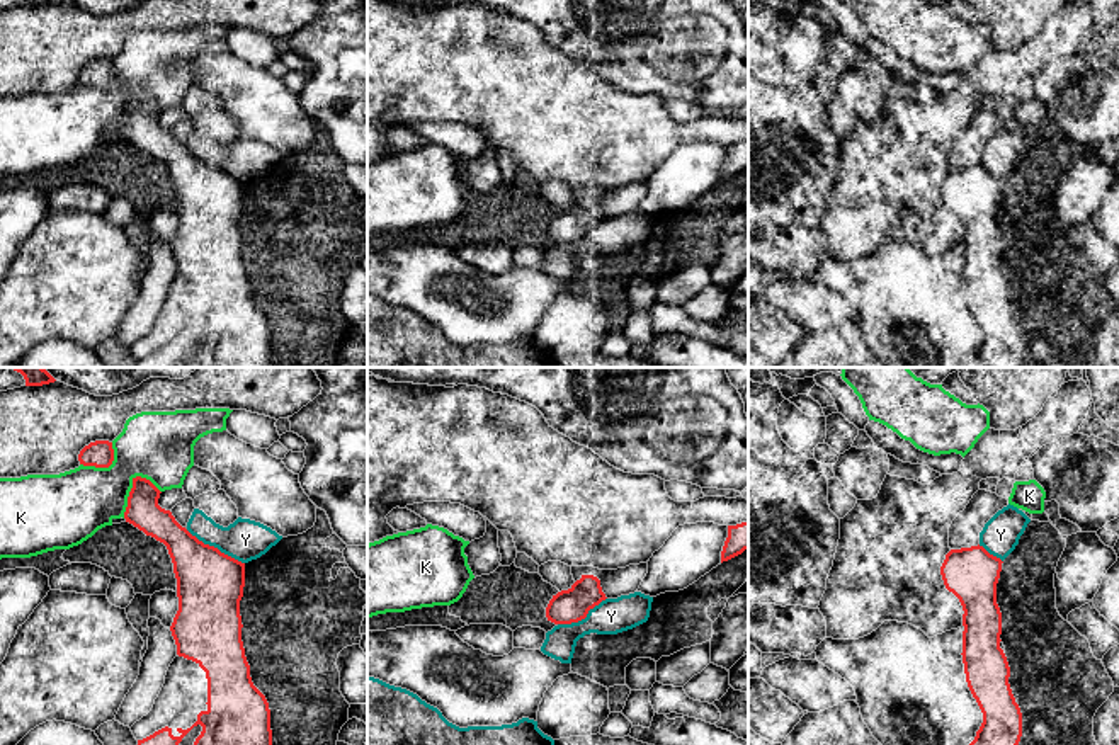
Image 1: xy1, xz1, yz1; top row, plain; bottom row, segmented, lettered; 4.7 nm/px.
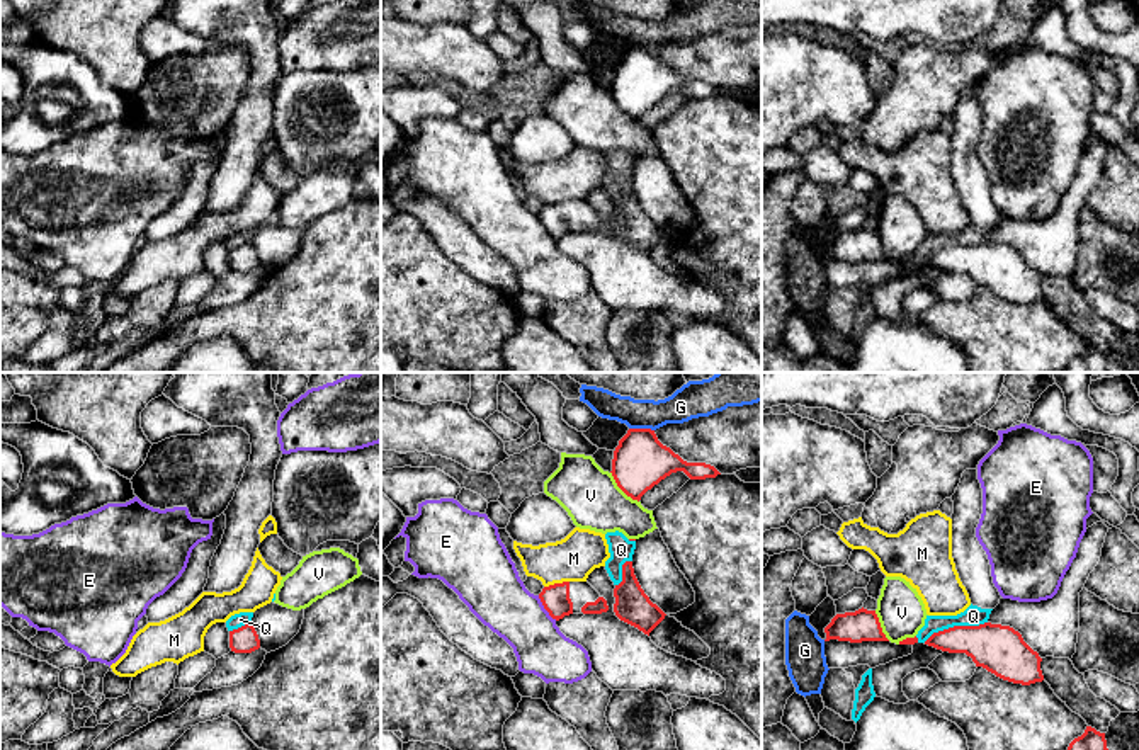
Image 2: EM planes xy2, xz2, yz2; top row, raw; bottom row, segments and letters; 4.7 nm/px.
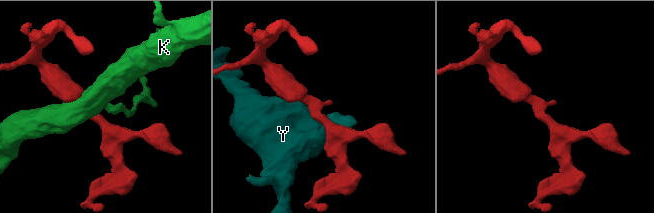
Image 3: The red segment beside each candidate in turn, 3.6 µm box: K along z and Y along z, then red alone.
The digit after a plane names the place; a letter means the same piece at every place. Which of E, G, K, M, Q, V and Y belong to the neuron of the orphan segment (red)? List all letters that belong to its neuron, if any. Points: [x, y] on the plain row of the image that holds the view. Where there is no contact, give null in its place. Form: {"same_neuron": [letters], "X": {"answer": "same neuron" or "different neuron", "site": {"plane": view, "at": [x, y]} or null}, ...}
{"same_neuron": [], "E": {"answer": "different neuron", "site": {"plane": "xz2", "at": [544, 227]}}, "G": {"answer": "different neuron", "site": {"plane": "xz2", "at": [641, 48]}}, "K": {"answer": "different neuron", "site": {"plane": "xy1", "at": [130, 111]}}, "M": {"answer": "different neuron", "site": {"plane": "xz2", "at": [556, 203]}}, "Q": {"answer": "different neuron", "site": {"plane": "yz2", "at": [954, 245]}}, "V": {"answer": "different neuron", "site": {"plane": "xz2", "at": [621, 107]}}, "Y": {"answer": "different neuron", "site": {"plane": "xy1", "at": [213, 165]}}}

